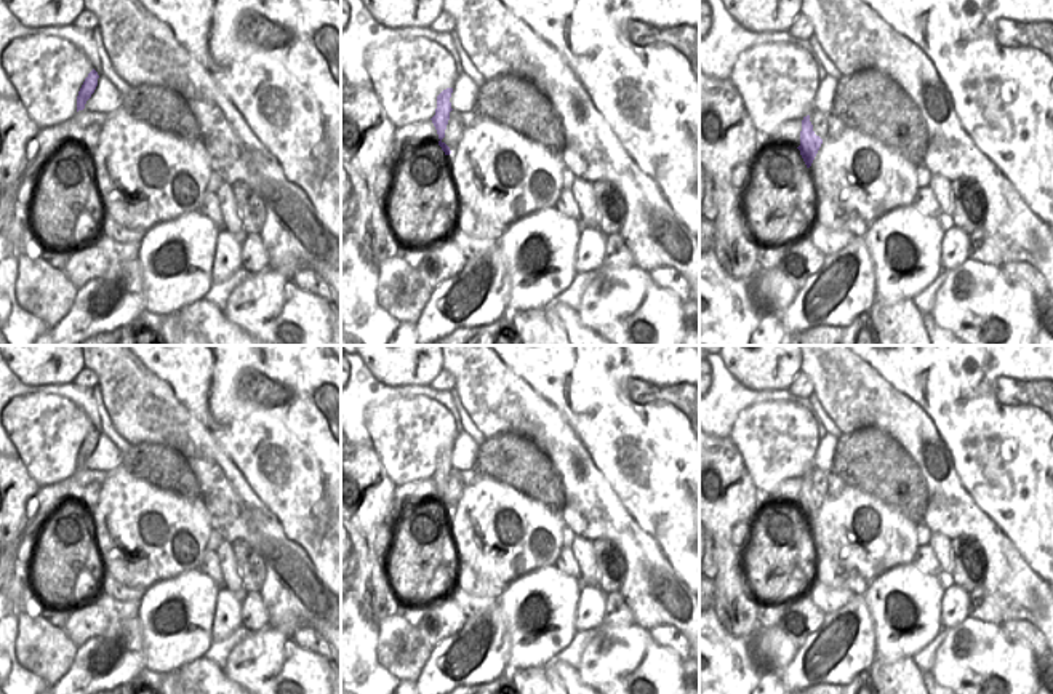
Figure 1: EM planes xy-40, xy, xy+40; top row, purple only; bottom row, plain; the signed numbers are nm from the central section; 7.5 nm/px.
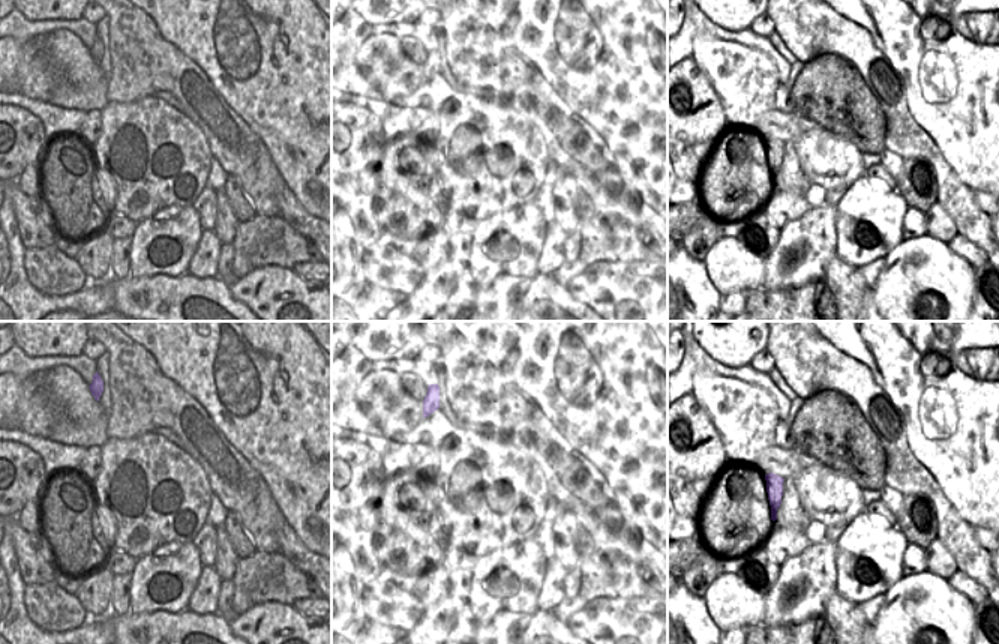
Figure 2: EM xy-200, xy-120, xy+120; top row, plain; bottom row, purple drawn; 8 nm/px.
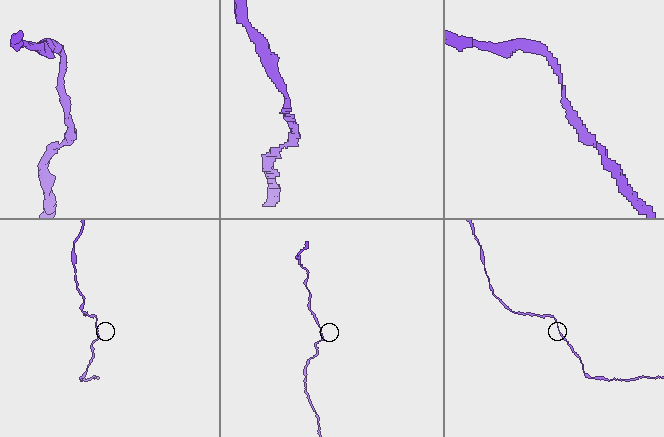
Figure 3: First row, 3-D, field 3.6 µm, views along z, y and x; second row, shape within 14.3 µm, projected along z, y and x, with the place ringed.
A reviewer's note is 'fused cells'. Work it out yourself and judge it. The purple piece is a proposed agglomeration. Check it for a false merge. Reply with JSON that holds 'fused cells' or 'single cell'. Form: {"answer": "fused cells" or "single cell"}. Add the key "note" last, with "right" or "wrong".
{"answer": "single cell", "note": "wrong"}

